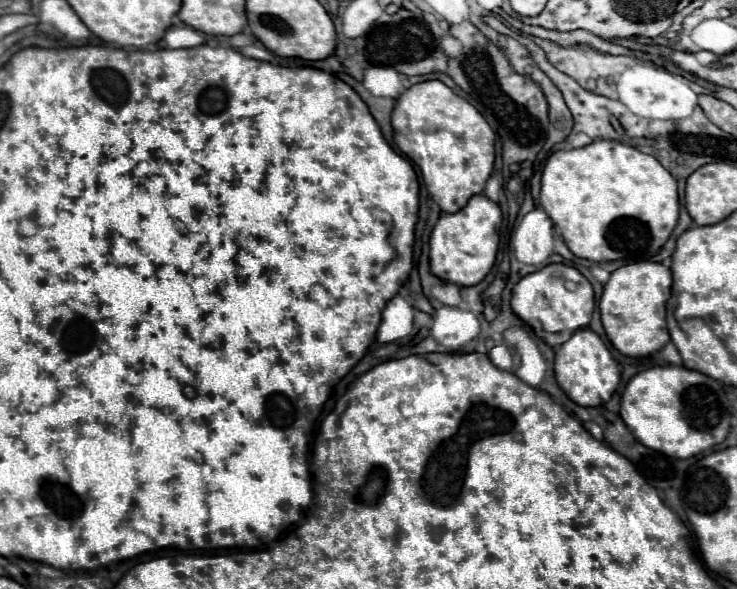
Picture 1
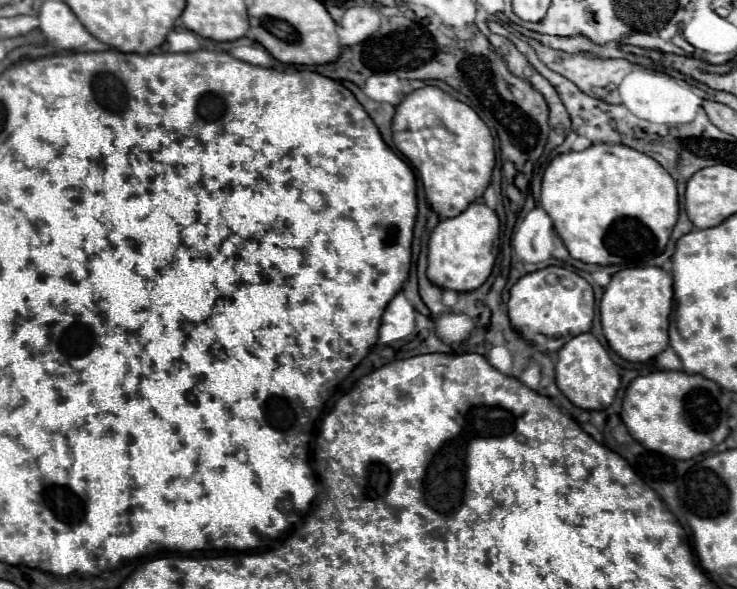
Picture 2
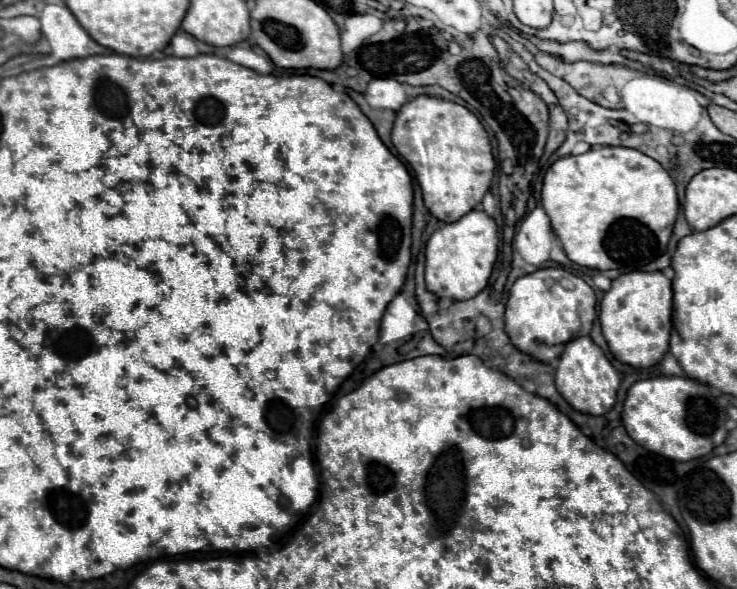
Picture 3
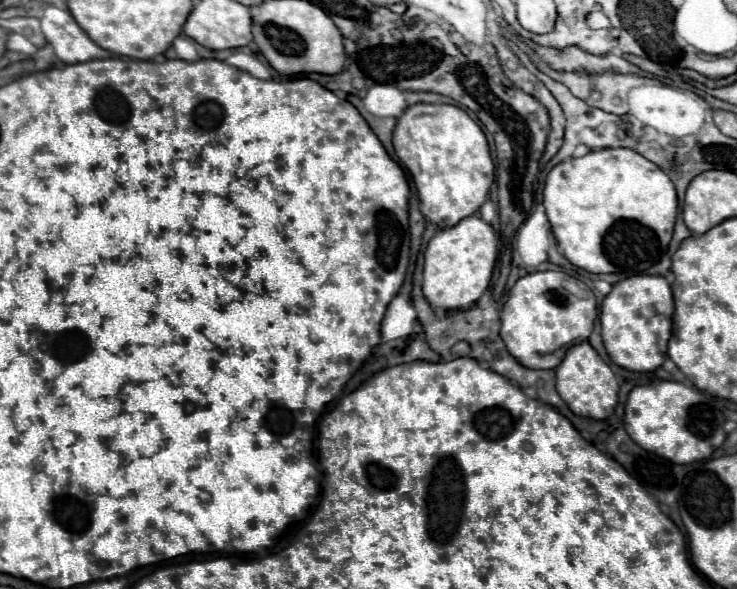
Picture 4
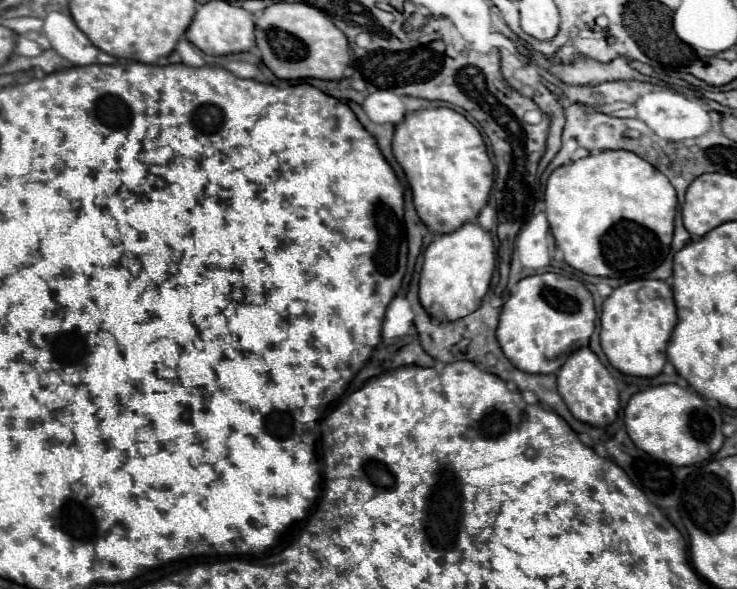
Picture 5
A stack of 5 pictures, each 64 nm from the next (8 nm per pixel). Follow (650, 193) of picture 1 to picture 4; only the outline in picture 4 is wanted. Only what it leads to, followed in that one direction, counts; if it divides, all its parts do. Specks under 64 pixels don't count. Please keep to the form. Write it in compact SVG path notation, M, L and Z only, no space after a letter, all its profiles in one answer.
M604 148L556 164L544 186L544 208L562 254L592 274L642 274L668 250L678 198L672 180L630 148Z

